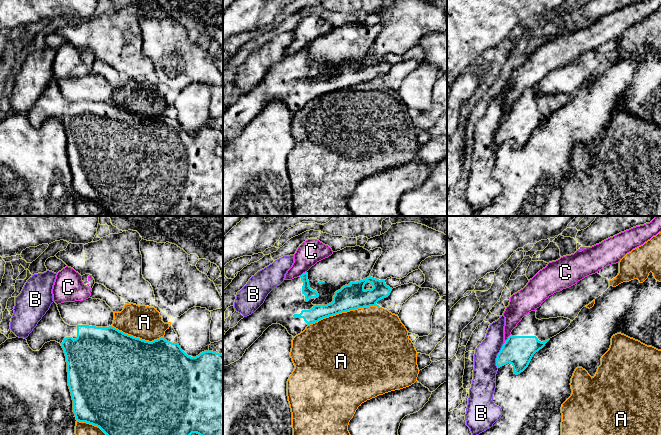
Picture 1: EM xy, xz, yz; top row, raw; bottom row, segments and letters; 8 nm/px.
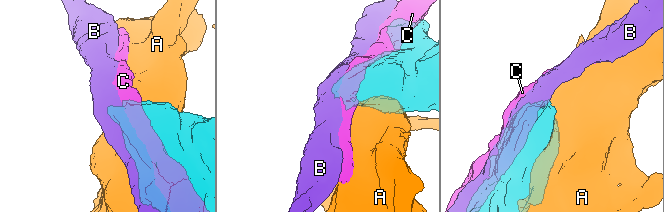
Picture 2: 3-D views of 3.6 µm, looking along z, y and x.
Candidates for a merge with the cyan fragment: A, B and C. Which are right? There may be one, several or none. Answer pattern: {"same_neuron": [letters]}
{"same_neuron": []}

